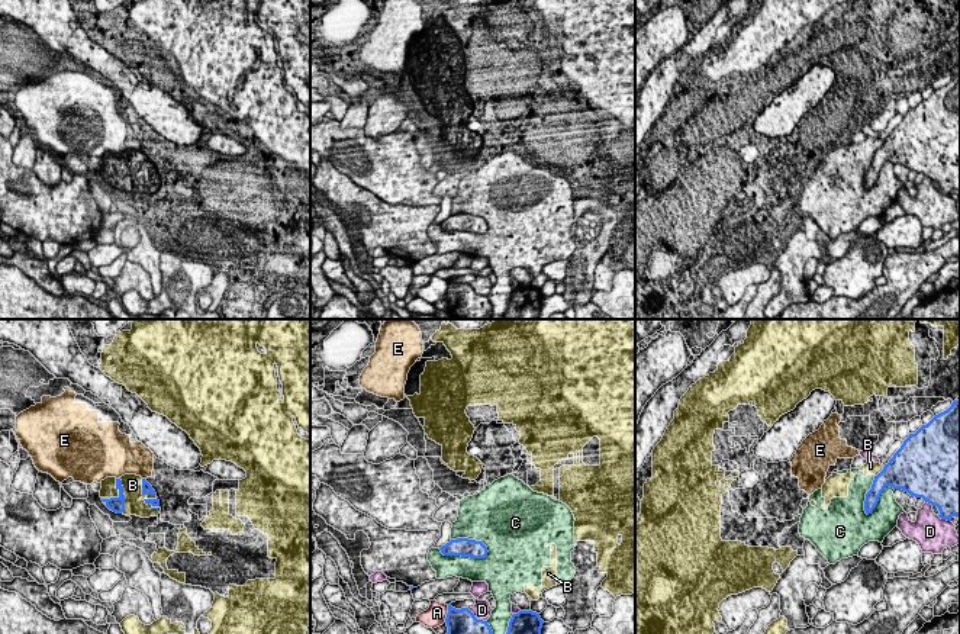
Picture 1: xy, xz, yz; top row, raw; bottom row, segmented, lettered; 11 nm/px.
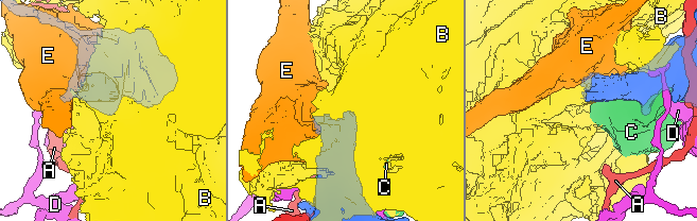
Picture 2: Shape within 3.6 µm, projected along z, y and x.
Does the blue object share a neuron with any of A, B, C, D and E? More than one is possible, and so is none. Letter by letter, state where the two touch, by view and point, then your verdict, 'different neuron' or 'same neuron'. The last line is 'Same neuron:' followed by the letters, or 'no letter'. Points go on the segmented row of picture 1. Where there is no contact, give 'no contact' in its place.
A: xz (447, 614) | different neuron
B: xy (123, 495) | different neuron
C: xz (464, 556) | different neuron
D: xz (476, 618) | different neuron
E: no contact | different neuron
Same neuron: no letter

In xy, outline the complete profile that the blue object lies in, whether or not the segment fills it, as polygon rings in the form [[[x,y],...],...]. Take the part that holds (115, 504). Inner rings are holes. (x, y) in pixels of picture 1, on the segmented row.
[[[116,479],[116,489],[119,490],[119,496],[117,498],[102,499],[102,501],[113,512],[122,514],[125,511],[125,495],[123,495],[123,486],[122,486],[122,480],[120,479]]]

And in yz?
[[[954,400],[947,411],[935,415],[915,434],[909,434],[883,470],[874,476],[864,501],[867,515],[876,508],[886,486],[902,489],[937,506],[941,519],[951,521],[954,515],[960,515],[960,400]]]

